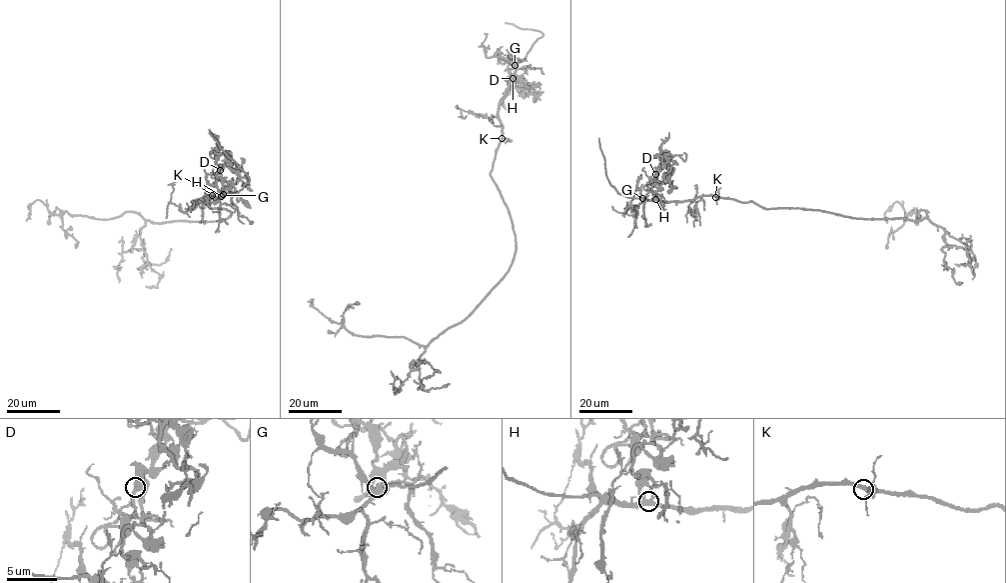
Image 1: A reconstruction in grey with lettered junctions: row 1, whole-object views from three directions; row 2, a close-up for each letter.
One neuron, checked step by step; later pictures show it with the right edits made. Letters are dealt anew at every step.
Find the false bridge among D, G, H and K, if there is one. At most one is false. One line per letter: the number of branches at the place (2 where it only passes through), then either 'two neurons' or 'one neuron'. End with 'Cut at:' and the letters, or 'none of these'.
D: 4 | one neuron
G: 4 | one neuron
H: 4 | two neurons
K: 4 | one neuron
Cut at: H

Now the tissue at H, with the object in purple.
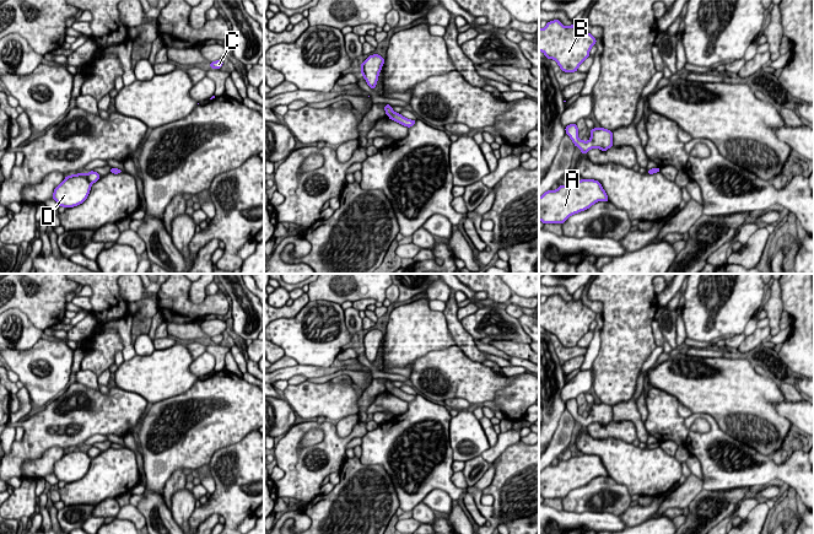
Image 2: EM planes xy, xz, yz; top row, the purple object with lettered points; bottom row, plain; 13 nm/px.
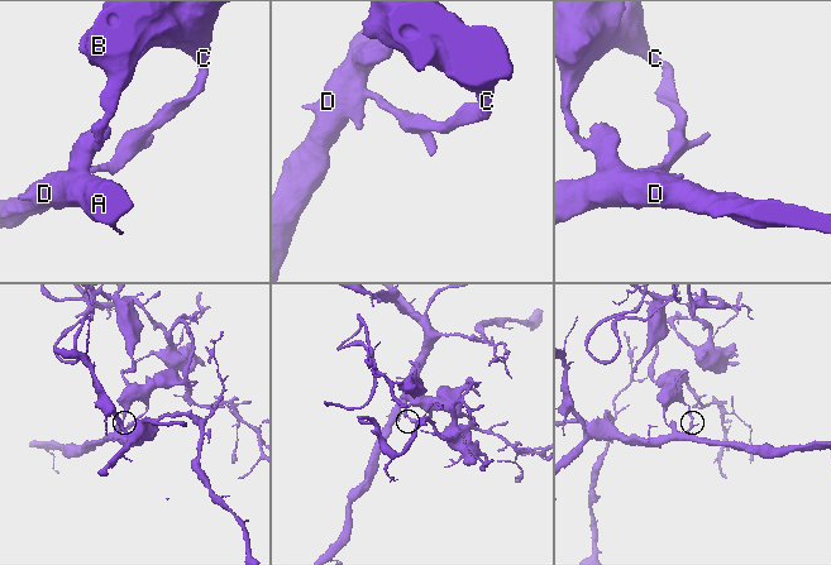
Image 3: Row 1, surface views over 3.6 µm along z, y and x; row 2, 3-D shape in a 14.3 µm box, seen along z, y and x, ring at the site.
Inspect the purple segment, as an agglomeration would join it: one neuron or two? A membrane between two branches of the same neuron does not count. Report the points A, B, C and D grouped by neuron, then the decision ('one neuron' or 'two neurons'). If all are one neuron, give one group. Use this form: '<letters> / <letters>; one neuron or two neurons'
A D / B C; two neurons

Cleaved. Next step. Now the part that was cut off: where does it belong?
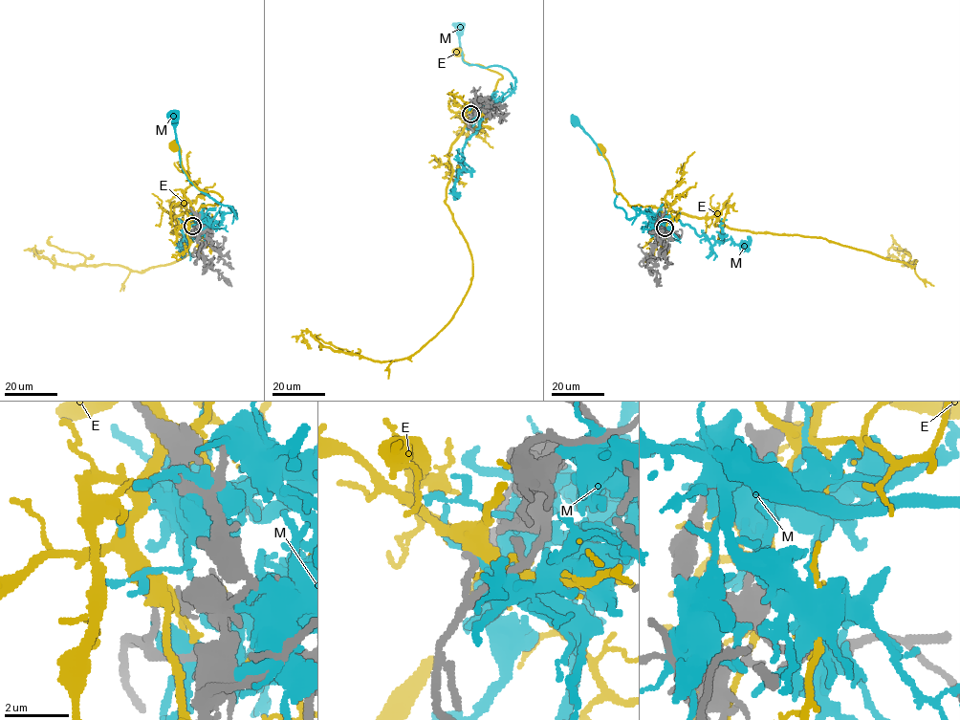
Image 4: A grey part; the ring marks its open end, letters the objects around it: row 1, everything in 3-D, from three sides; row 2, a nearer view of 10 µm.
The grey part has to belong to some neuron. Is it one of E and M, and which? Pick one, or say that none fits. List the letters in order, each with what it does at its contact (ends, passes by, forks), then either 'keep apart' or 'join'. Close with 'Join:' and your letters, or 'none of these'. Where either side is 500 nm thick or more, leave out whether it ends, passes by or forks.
E: it forks; keep apart
M: it ends; keep apart
Join: none of these

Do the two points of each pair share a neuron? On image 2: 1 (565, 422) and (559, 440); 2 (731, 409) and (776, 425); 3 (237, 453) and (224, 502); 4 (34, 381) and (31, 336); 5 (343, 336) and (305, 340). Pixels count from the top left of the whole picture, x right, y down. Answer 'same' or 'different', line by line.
1: same
2: same
3: same
4: different
5: same

